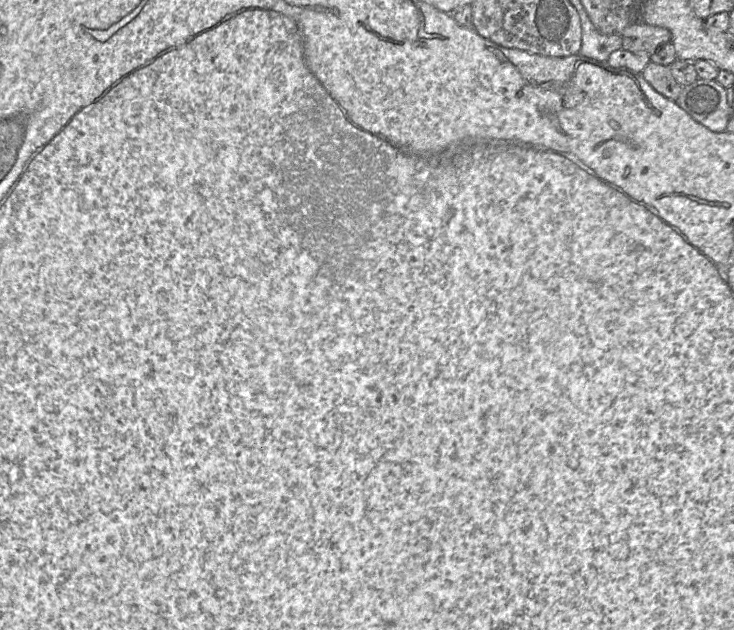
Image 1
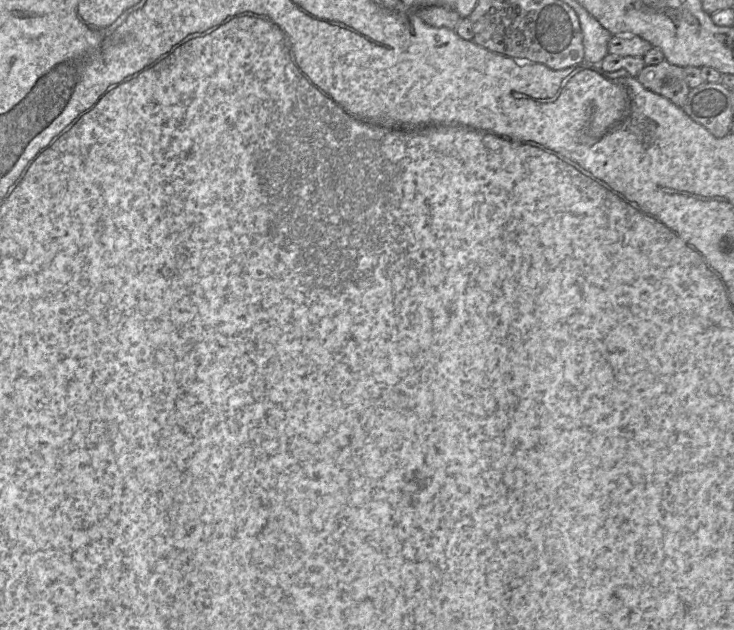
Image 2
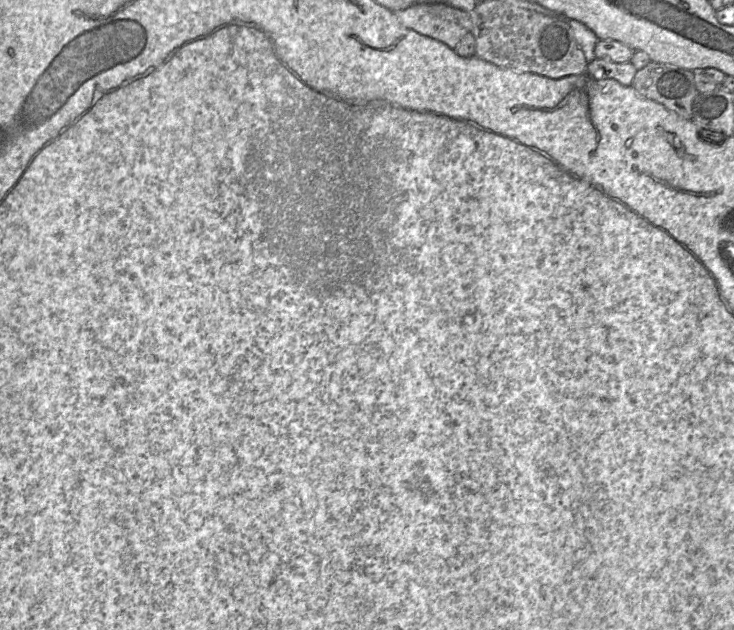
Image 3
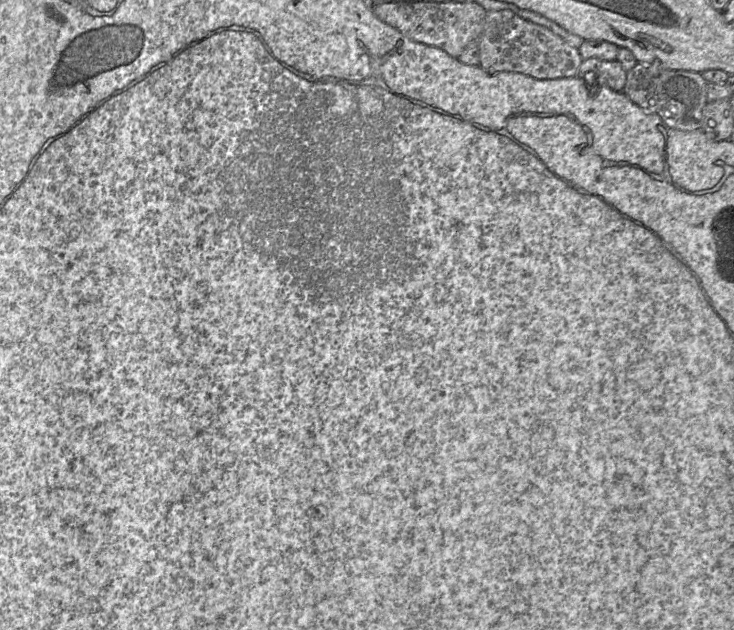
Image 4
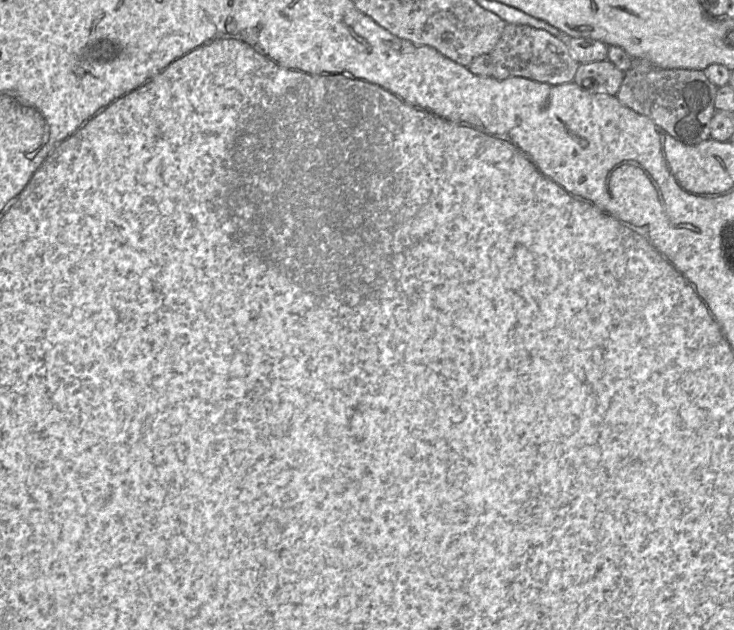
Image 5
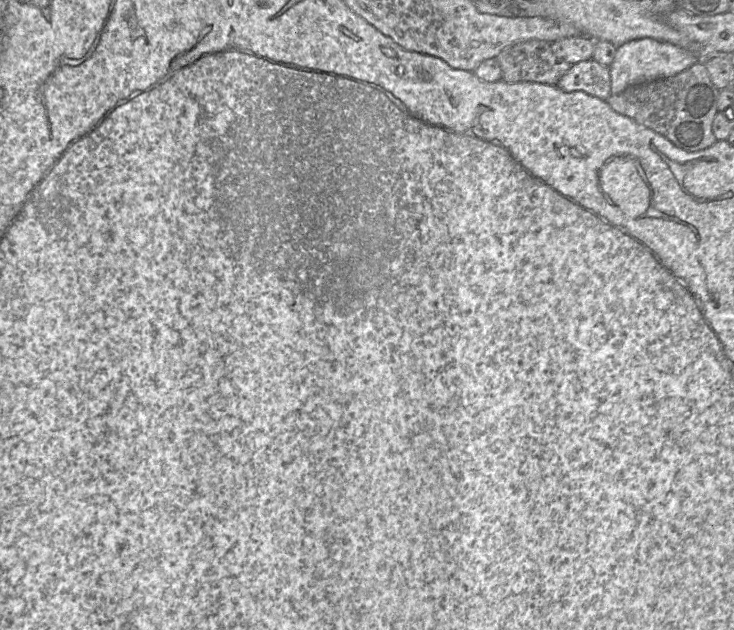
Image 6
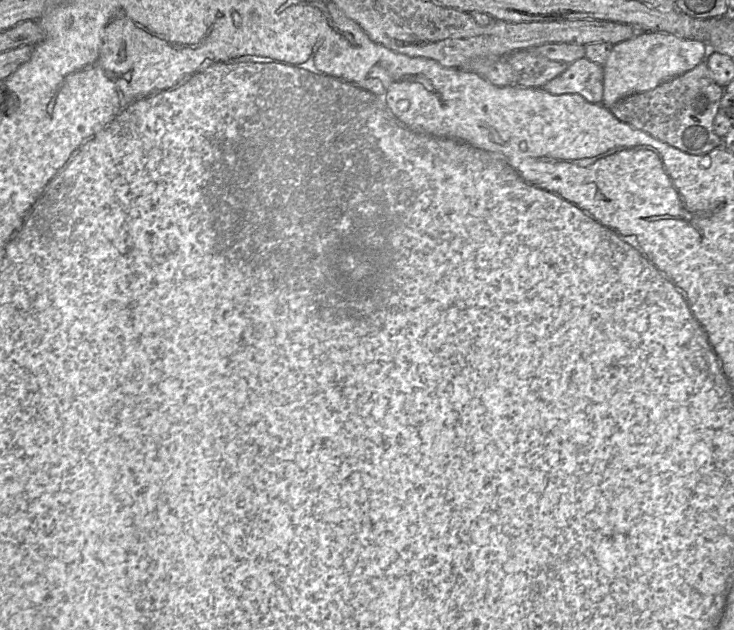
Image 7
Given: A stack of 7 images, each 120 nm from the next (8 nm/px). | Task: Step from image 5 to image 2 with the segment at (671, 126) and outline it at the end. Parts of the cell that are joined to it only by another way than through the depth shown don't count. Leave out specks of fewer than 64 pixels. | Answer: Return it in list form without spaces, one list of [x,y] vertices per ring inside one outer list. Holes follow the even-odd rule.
[[[664,60],[656,65],[646,65],[636,78],[646,89],[683,107],[690,92],[683,68]]]

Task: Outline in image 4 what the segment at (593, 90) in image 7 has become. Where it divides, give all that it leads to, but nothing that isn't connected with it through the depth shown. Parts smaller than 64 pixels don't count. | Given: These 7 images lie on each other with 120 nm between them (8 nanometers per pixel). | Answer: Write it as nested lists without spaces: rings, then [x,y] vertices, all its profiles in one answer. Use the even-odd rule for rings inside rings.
[[[590,58],[582,61],[576,77],[593,82],[593,84],[607,86],[615,92],[622,92],[627,72],[617,60]]]

